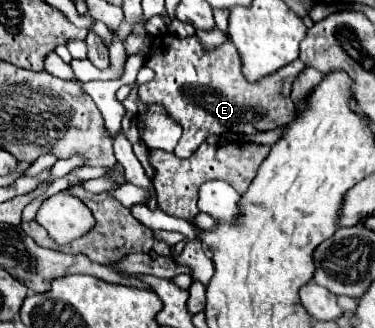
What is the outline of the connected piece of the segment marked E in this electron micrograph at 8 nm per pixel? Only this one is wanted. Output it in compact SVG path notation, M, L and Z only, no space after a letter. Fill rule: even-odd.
M165 33L152 40L152 51L144 64L155 72L155 77L139 88L139 98L145 104L161 104L167 116L181 124L183 134L174 149L174 154L179 158L191 156L209 134L255 134L275 130L283 126L289 116L293 116L293 100L289 94L293 80L305 68L301 60L279 68L263 80L249 82L241 72L243 62L233 42L205 50L197 42L197 36L181 40L175 34L172 37L169 34L173 33ZM166 46L169 48L164 48Z

